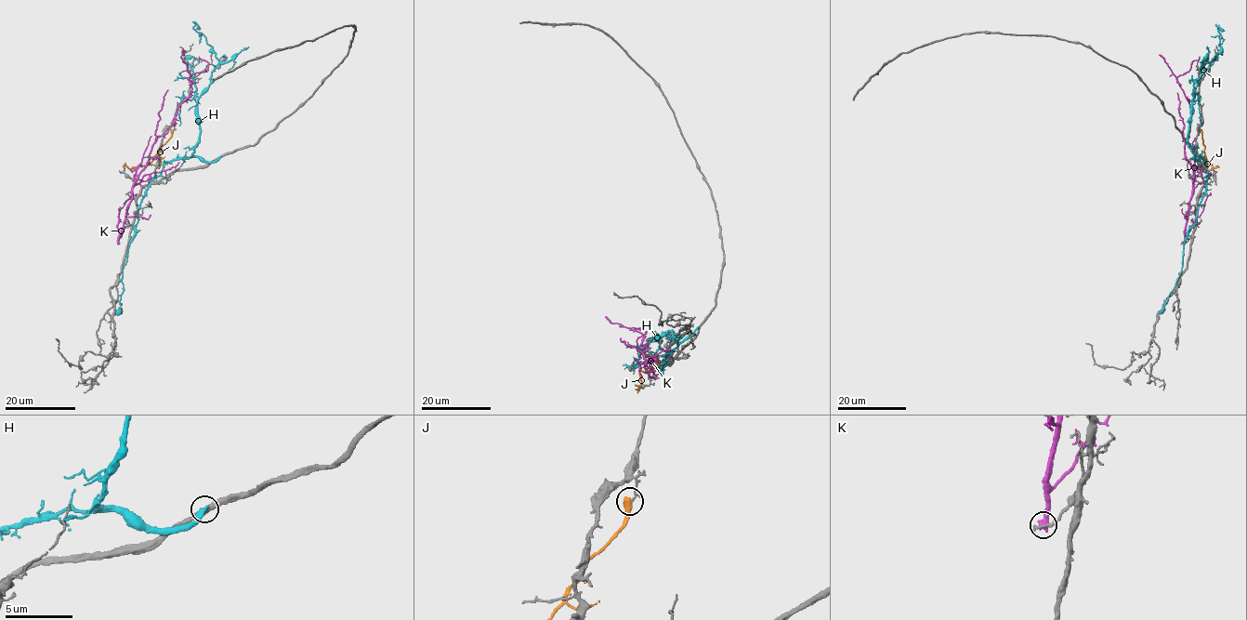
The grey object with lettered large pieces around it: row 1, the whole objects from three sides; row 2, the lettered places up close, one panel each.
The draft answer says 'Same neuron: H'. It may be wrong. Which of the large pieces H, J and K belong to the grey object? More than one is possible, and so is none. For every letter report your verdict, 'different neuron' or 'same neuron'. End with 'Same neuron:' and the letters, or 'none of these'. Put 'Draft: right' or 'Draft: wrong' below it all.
H: different neuron
J: different neuron
K: different neuron
Same neuron: none of these
Draft: wrong

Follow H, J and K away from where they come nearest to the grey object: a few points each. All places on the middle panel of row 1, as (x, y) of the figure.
H: (698, 327), (666, 355), (662, 368), (662, 364), (666, 362), (665, 354), (672, 354), (678, 345), (678, 335)
J: (652, 356), (655, 358), (651, 371), (641, 370), (641, 384), (636, 393)
K: (656, 359), (644, 363), (636, 349), (645, 346), (644, 336), (632, 327), (646, 334), (636, 339), (637, 346)

